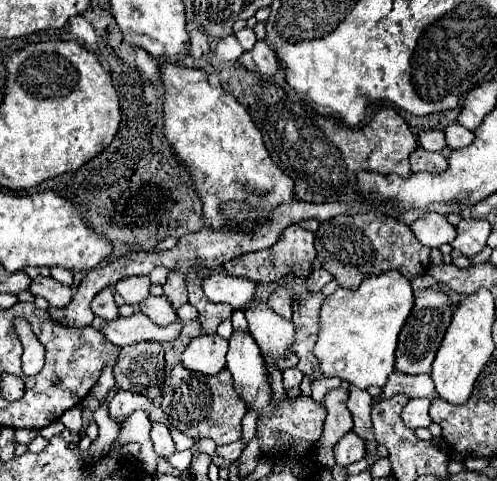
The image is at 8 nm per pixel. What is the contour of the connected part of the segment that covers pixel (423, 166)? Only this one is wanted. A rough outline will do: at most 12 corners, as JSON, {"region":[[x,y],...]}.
{"region":[[416,148],[412,172],[446,172],[448,160],[438,152]]}

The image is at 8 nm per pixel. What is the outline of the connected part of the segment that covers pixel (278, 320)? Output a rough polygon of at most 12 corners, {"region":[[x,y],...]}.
{"region":[[254,302],[244,310],[266,366],[292,352],[292,320]]}

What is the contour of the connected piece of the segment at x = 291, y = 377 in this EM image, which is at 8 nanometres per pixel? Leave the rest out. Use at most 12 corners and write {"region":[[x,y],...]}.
{"region":[[298,368],[282,372],[286,390],[298,386],[304,378]]}

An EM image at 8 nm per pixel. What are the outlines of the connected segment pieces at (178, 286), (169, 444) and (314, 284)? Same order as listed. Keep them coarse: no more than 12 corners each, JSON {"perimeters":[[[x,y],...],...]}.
{"perimeters":[[[170,272],[164,296],[174,308],[188,302],[184,272]],[[152,422],[150,438],[158,456],[174,454],[170,428]],[[314,268],[306,286],[320,292],[334,276],[324,268]]]}

